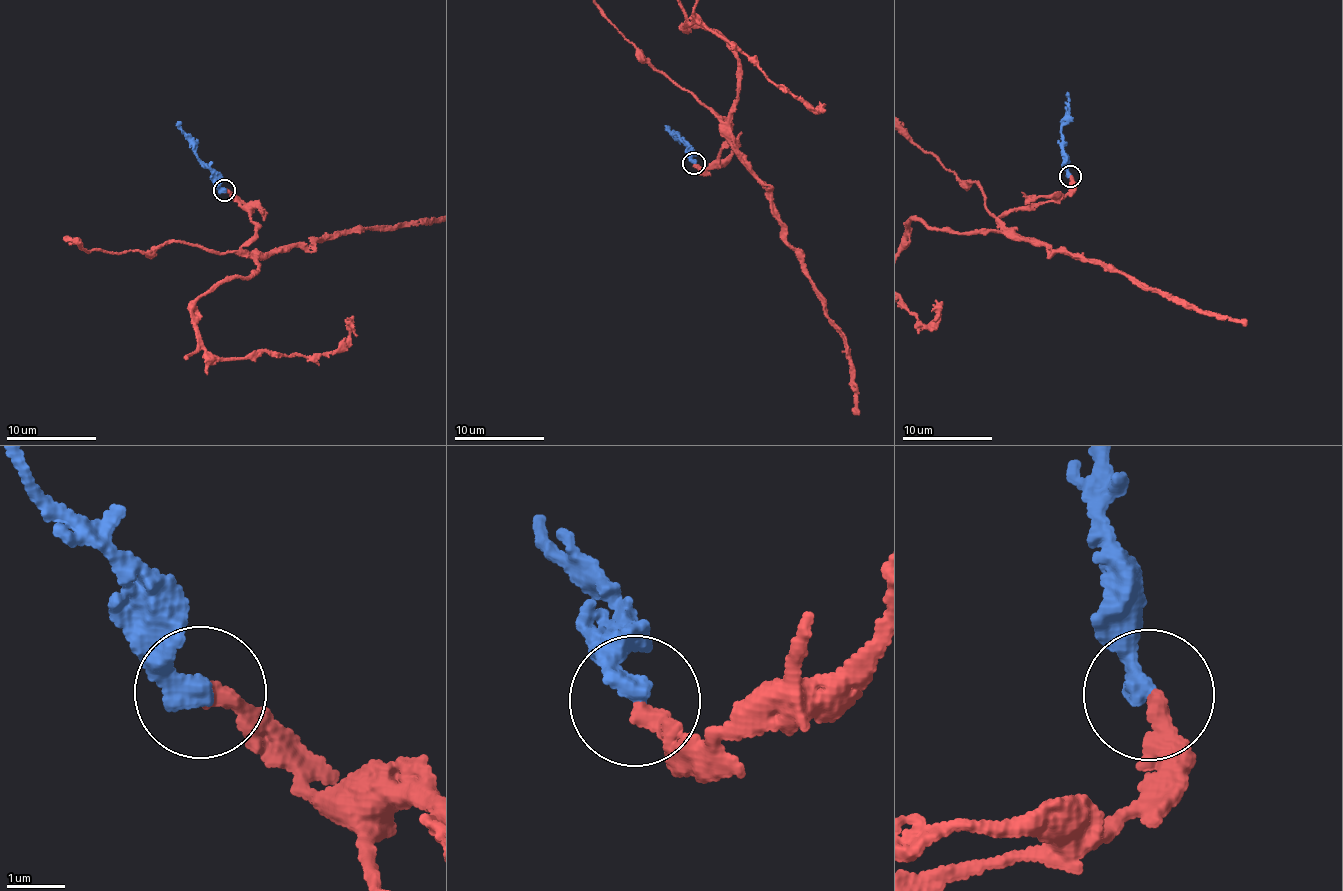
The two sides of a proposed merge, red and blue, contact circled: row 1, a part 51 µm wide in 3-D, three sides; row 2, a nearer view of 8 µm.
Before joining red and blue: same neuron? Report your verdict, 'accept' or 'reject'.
accept

